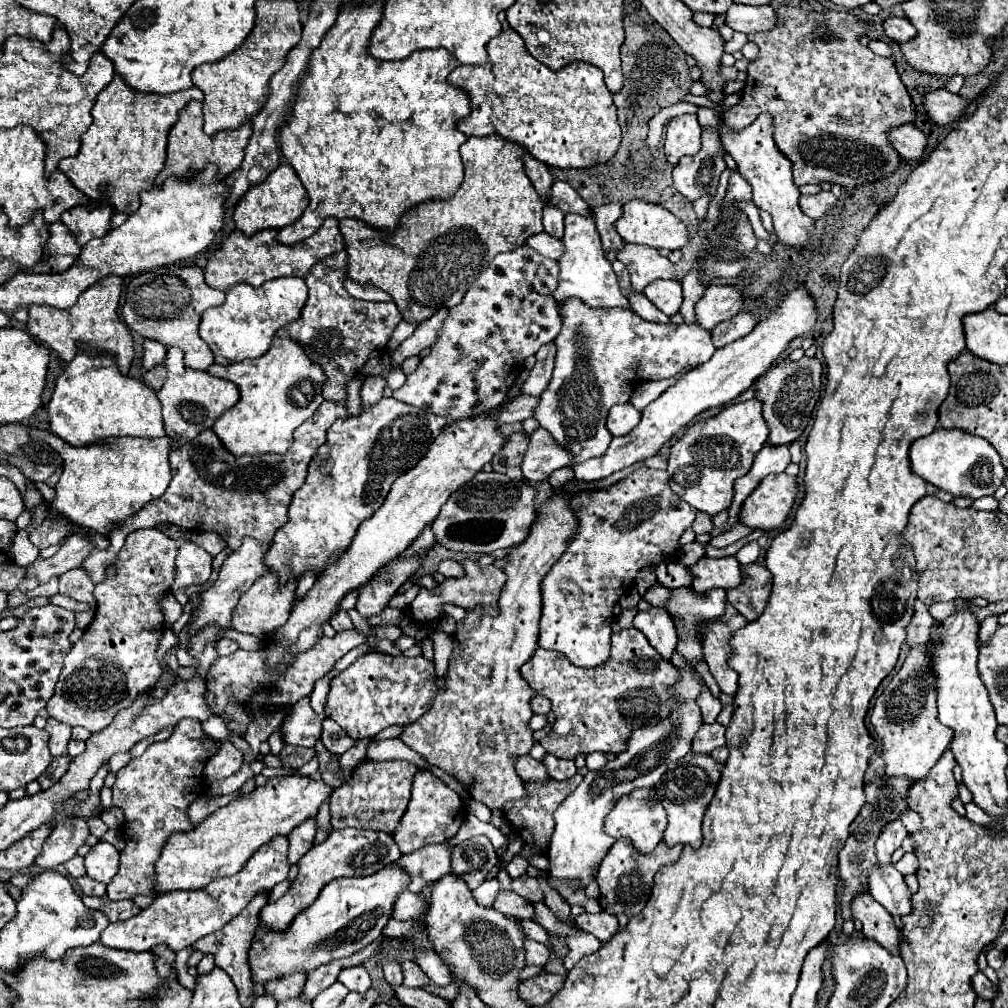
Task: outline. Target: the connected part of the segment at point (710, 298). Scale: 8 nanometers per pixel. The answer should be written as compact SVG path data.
M709 286L703 298L695 304L697 322L705 330L713 330L719 322L733 318L743 306L743 296L737 286Z

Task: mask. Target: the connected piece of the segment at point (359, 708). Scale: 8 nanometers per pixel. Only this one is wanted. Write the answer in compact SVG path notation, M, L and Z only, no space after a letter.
M371 652L359 656L341 676L329 684L325 716L335 720L351 738L373 738L383 728L397 724L407 726L423 716L431 708L431 700L437 692L433 662L423 656L389 656Z

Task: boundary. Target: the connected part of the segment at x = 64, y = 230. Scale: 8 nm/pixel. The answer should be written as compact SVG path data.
M63 222L49 226L49 238L44 245L43 258L33 268L23 268L25 272L65 272L71 268L81 252L75 236Z

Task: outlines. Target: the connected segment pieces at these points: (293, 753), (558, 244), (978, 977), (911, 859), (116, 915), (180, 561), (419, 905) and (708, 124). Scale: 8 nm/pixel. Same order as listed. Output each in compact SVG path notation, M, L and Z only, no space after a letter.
M285 744L279 754L279 758L283 760L283 766L293 770L305 766L313 756L315 756L315 748L303 748L303 746L291 746L291 744Z
M547 232L531 236L527 240L527 246L535 248L541 256L547 256L547 258L553 258L553 260L559 260L559 256L563 254L563 242L559 238L549 236Z
M977 972L973 978L973 990L975 990L975 994L977 994L977 998L985 998L985 1000L991 1000L993 998L993 990L991 990L991 982L987 980L987 976L985 974L981 974L981 972Z
M913 852L905 854L905 856L895 864L895 868L897 868L901 874L915 874L917 866L919 866L919 862L917 862L917 856L915 856Z
M83 896L83 902L87 908L91 910L99 910L103 912L111 922L117 922L117 920L127 920L135 914L139 914L139 906L133 902L133 900L119 900L119 902L113 902L113 900L107 900L107 896L101 896L101 898L95 898L95 896Z
M185 542L177 554L177 580L173 590L181 586L205 584L211 576L213 558L193 542Z
M409 890L401 892L395 900L395 910L393 910L393 918L395 920L417 920L421 918L425 912L425 906L423 906L423 900L419 898L419 894L413 894Z
M699 108L697 118L699 118L701 128L711 128L713 132L717 132L717 134L719 134L719 116L717 116L717 112L715 112L715 110Z

